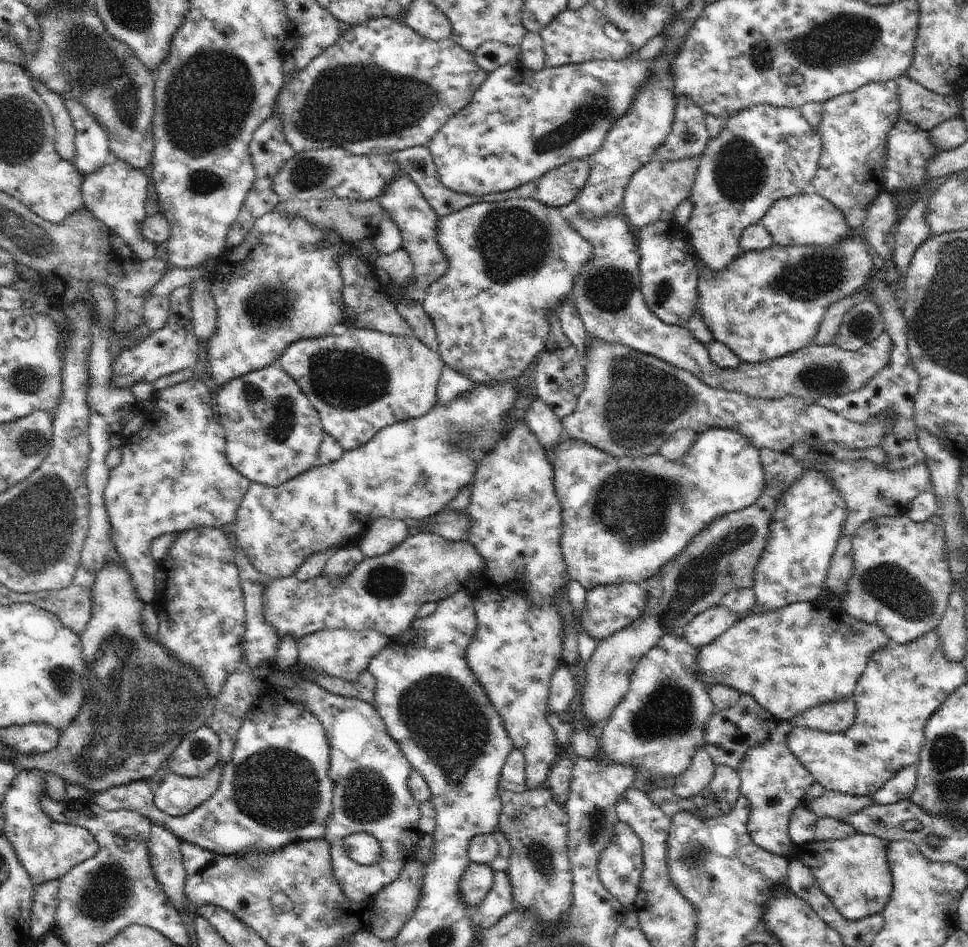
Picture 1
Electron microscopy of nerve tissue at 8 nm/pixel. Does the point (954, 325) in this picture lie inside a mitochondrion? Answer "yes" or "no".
yes

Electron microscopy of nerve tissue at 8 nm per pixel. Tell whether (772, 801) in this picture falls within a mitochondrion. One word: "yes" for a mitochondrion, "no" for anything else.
no

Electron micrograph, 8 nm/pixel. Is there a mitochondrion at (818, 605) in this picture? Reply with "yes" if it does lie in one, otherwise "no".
no

